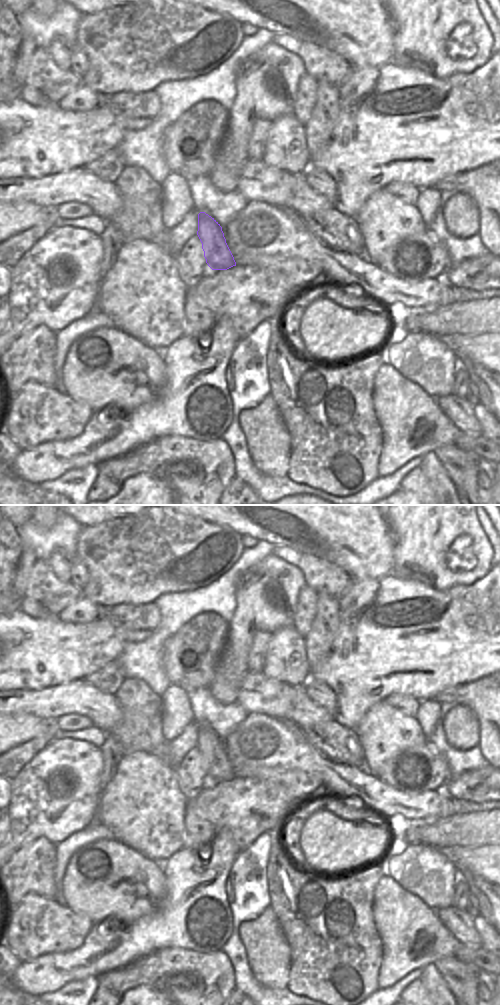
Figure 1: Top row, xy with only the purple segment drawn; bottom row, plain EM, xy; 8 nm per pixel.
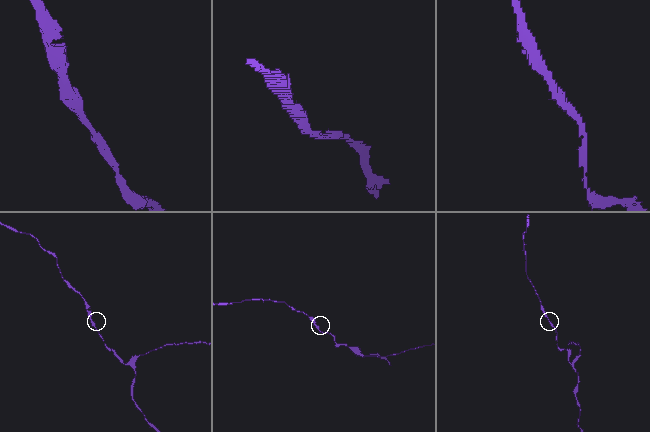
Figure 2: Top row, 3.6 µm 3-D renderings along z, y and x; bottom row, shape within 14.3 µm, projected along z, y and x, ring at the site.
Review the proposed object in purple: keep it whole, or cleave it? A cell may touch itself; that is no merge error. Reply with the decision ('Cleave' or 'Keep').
Keep

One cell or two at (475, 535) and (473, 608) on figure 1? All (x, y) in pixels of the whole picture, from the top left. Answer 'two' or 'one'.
two

